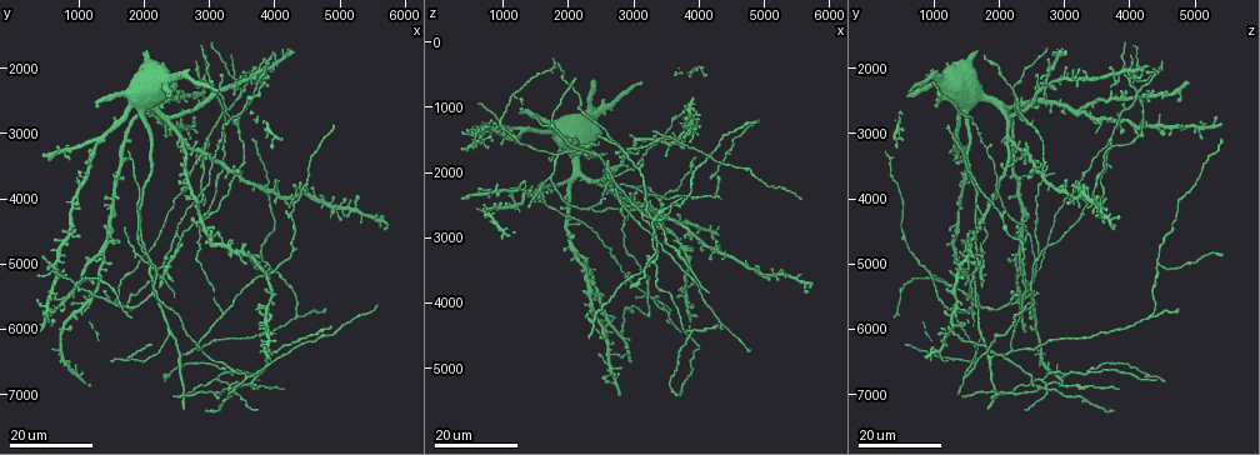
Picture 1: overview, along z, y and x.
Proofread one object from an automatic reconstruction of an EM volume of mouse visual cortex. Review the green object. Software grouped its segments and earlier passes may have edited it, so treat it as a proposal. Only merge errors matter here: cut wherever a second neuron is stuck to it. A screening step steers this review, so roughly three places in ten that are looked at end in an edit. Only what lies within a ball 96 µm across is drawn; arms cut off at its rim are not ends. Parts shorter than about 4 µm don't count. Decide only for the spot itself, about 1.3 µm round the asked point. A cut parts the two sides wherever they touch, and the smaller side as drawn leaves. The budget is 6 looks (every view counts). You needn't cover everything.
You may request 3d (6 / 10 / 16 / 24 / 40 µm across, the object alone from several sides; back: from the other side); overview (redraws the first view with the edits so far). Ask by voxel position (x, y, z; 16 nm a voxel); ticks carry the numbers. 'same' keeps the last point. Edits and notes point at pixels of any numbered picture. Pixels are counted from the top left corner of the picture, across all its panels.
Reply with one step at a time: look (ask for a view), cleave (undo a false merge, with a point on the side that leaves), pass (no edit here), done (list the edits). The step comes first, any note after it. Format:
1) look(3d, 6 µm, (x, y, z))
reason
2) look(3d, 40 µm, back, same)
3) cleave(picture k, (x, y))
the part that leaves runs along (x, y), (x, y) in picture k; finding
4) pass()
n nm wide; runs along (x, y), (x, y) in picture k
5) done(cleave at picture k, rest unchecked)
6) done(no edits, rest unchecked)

look(3d, 16 µm, (2300, 4900, 2550))
arms part here

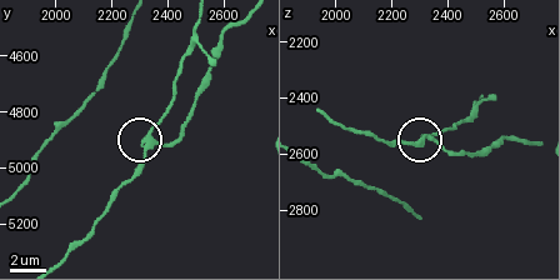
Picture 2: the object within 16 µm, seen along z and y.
look(3d, 10 µm, (2340, 4890, 2540))

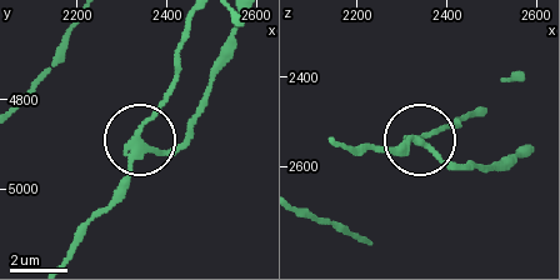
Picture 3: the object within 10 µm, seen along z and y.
pass()
3 arms; one neuron here

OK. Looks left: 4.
look(3d, 24 µm, (950, 5300, 1250))
two arms in line, one across

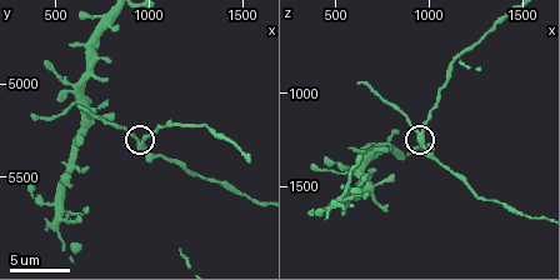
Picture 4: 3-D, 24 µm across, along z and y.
look(3d, 6 µm, (960, 5320, 1220))

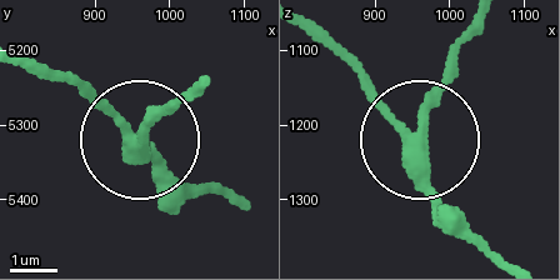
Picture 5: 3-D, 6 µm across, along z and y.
pass()
runs along (228, 201), (180, 181), (76, 78) in picture 5; one neuron here

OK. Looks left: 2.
look(3d, 24 µm, (2400, 6050, 1750))
thin arm on a thick one

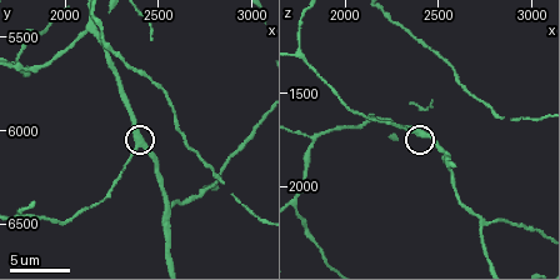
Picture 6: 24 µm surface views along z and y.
look(3d, 10 µm, (2400, 6080, 1740))

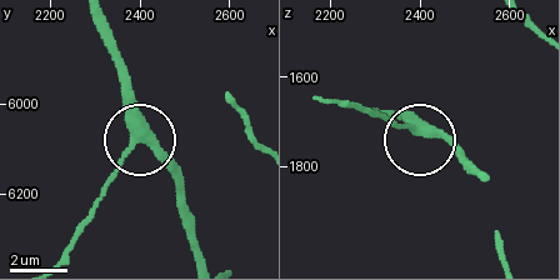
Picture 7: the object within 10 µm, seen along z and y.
pass()
side arm 35 µm; runs along (94, 25), (138, 140), (101, 188) in picture 7; all the same neuron

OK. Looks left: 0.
done(no edits, rest unchecked)

